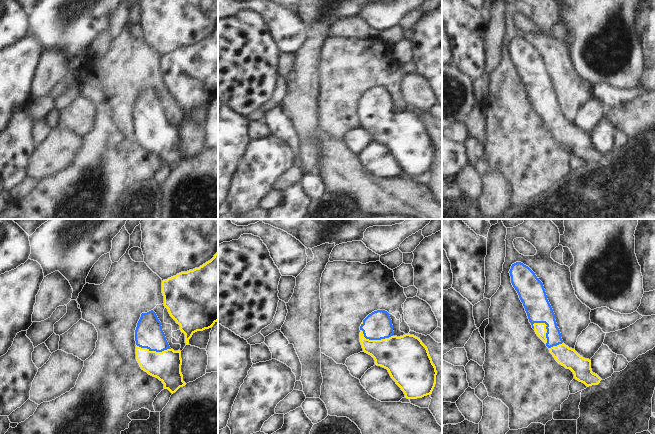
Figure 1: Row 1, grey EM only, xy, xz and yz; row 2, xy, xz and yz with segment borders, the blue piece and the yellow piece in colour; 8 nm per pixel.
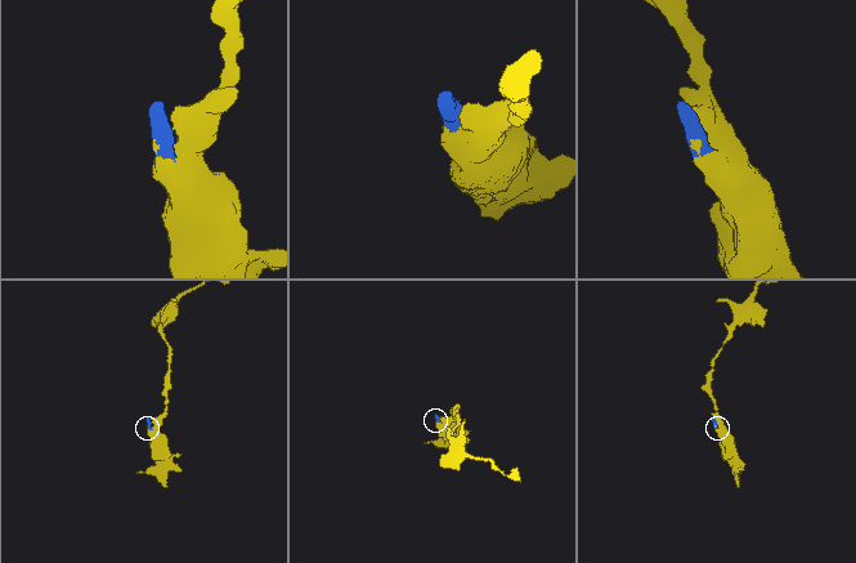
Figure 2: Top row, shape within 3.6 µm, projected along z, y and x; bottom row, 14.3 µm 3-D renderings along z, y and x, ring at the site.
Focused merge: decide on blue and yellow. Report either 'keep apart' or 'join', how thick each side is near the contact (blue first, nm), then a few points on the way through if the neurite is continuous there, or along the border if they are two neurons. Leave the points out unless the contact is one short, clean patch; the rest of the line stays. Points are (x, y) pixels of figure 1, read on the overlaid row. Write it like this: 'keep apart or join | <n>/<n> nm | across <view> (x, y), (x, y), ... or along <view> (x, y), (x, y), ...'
join | 200/100 nm

